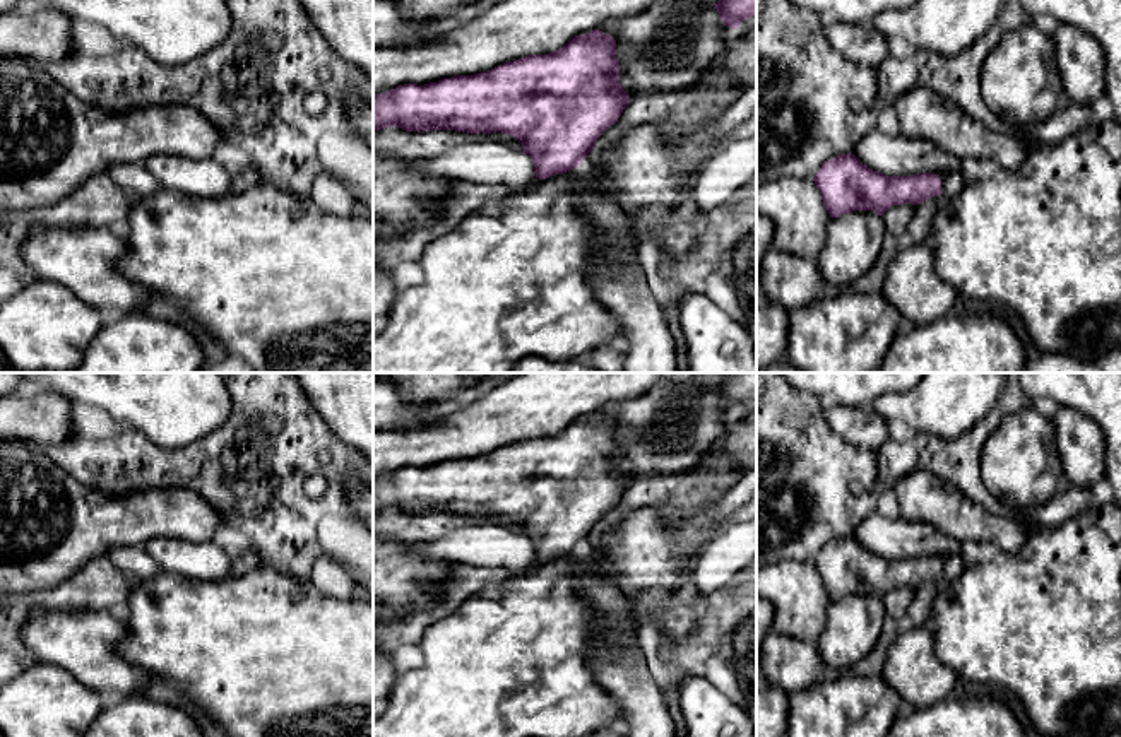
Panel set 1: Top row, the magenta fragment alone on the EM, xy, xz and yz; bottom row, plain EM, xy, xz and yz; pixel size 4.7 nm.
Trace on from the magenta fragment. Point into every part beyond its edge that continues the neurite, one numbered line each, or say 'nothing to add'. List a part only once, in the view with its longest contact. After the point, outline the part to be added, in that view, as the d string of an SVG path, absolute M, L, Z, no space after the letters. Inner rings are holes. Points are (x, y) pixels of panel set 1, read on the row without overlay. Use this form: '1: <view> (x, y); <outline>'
1: yz (952, 566); M962 554L943 557L940 559L940 563L941 563L941 575L946 581L957 580L962 575L962 571L967 568Z

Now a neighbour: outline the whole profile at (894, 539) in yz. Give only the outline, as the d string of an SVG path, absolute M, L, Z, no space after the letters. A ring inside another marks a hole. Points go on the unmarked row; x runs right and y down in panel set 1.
M873 513L852 532L852 537L869 552L887 559L948 557L960 556L962 544L928 523L912 523L904 518L887 518Z

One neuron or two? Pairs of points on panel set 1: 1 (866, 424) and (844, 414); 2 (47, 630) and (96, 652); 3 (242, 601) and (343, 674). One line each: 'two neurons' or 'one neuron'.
1: one neuron
2: one neuron
3: one neuron

